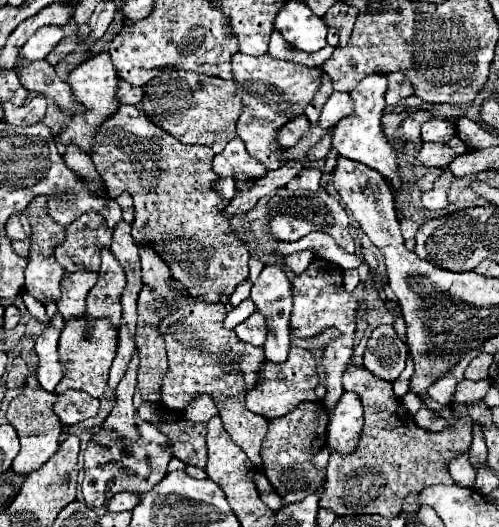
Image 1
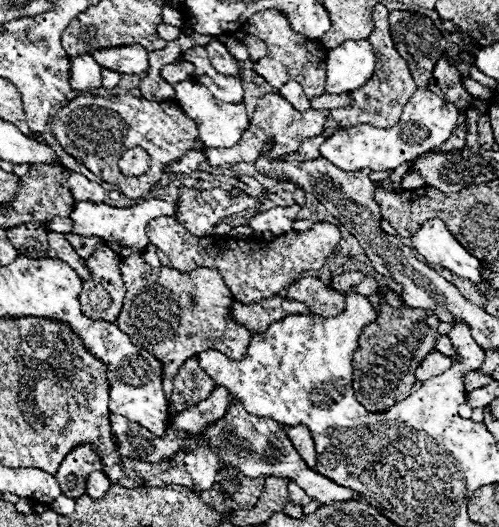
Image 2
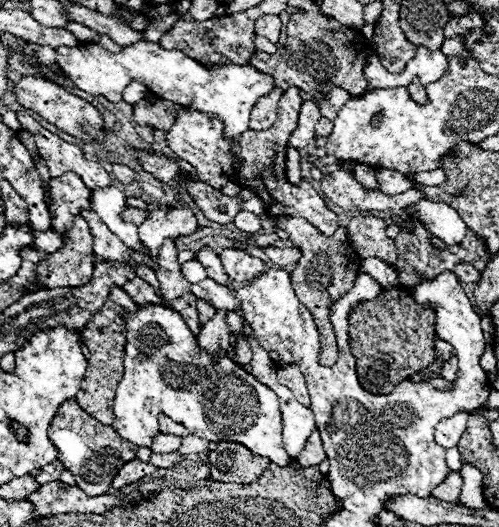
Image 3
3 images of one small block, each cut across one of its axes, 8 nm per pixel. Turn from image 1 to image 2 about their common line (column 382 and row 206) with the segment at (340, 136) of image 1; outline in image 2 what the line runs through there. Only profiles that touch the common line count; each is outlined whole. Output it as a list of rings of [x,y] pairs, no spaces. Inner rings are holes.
[[[144,200],[136,206],[130,208],[114,208],[108,204],[92,204],[92,202],[78,202],[74,206],[74,212],[70,216],[72,224],[72,234],[78,236],[100,236],[108,248],[112,248],[116,254],[120,254],[120,258],[128,258],[130,254],[142,254],[148,246],[148,238],[146,238],[146,224],[158,216],[170,216],[176,218],[176,204],[174,202],[164,202],[164,200]]]

